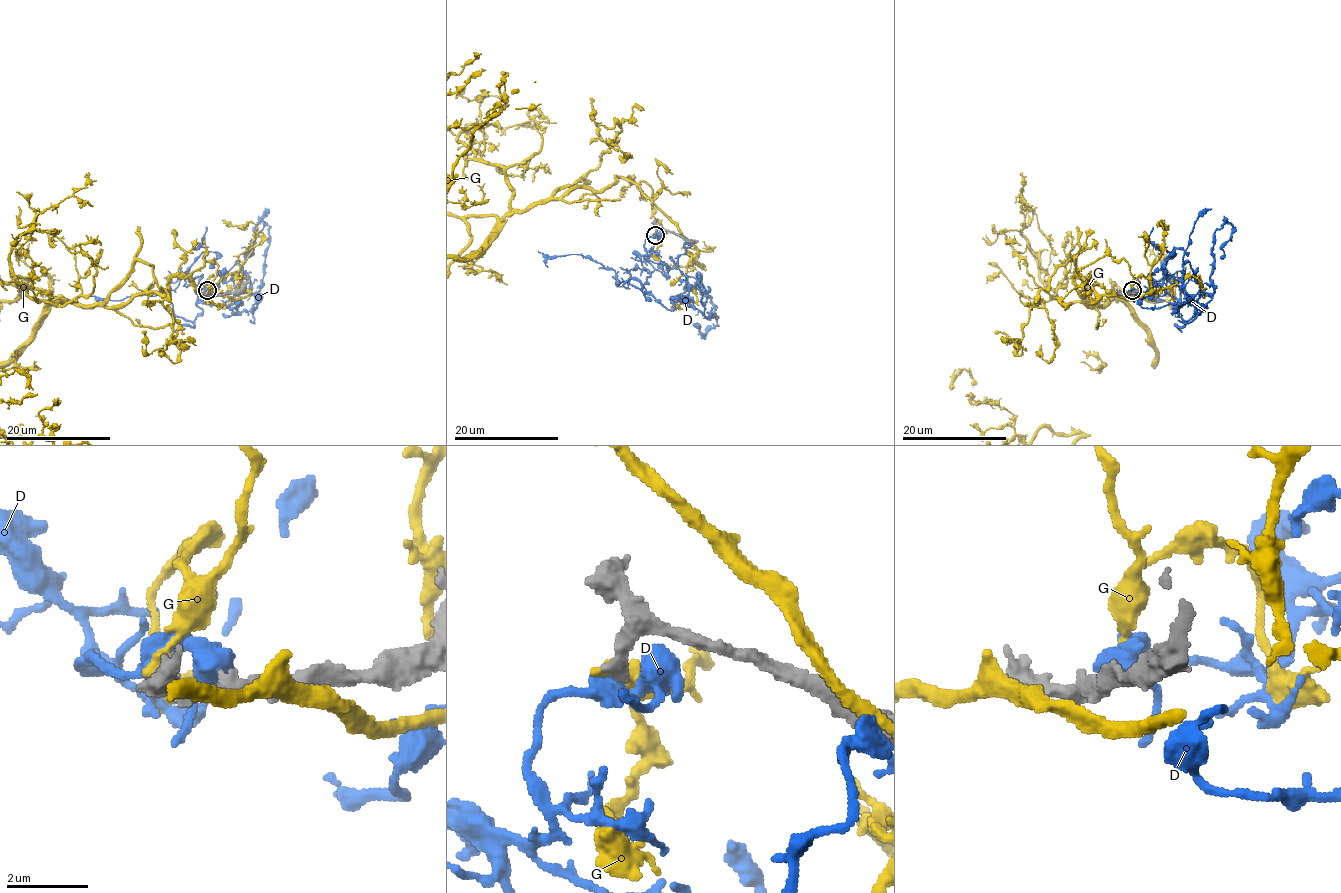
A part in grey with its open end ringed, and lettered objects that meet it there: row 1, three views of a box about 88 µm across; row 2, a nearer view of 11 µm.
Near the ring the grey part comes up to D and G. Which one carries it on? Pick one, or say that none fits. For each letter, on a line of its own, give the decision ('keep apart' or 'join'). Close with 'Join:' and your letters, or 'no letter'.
D: keep apart
G: keep apart
Join: no letter

